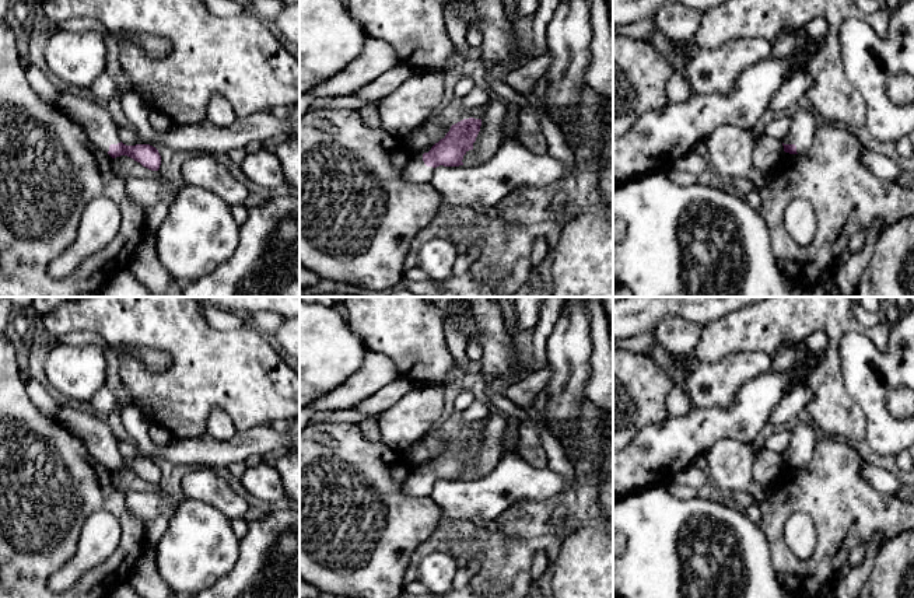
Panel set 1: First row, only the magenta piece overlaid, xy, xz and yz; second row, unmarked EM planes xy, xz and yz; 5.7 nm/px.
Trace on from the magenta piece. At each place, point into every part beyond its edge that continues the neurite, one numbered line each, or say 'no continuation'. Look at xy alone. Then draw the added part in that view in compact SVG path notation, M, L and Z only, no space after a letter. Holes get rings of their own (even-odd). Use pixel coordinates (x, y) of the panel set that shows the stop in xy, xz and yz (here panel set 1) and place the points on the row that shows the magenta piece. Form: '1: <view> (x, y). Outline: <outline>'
1: xy (97, 122). Outline: M59 91L53 104L80 125L88 139L104 153L108 154L111 144L120 143L118 125L99 102Z

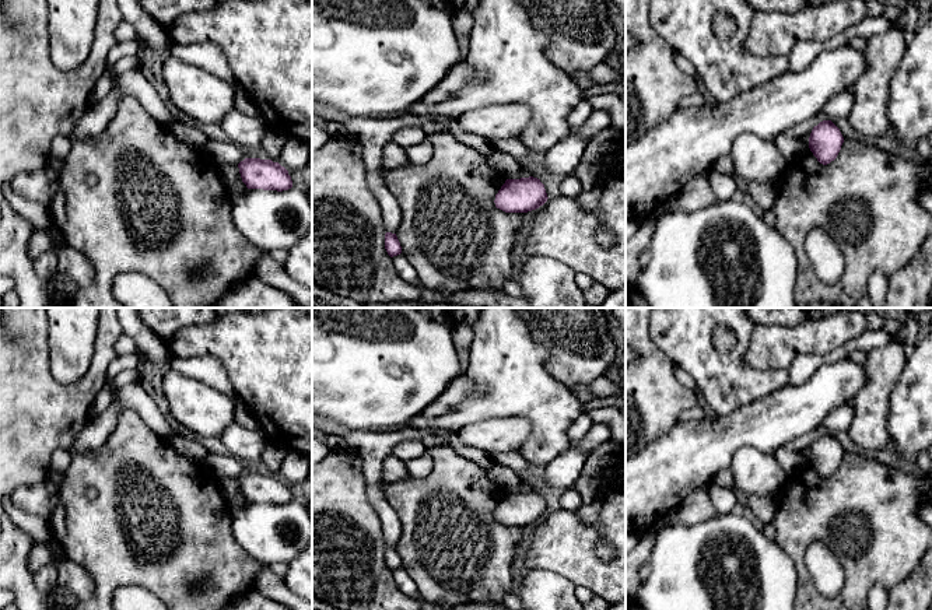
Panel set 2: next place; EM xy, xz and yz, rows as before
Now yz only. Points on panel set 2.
no continuation

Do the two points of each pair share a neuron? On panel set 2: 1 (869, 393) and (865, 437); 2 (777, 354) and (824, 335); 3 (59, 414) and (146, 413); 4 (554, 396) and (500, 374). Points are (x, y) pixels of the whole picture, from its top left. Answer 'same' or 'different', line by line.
1: same
2: same
3: different
4: same

